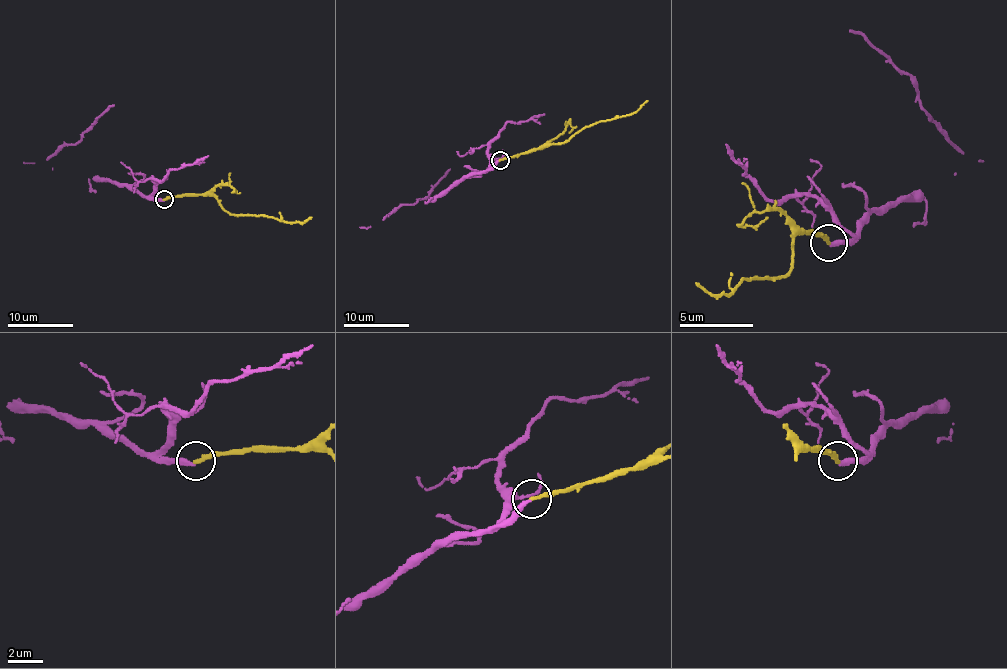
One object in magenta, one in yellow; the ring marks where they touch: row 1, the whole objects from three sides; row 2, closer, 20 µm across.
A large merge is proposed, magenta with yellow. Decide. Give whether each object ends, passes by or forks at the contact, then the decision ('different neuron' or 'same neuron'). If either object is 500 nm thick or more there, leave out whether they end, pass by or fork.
magenta ends there; yellow ends there; same neuron

